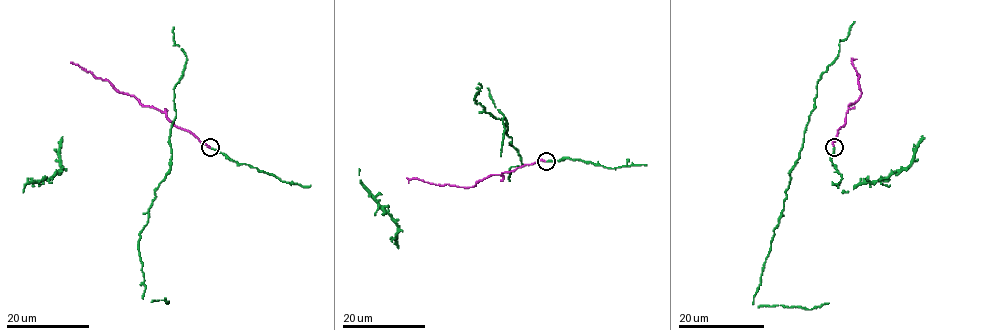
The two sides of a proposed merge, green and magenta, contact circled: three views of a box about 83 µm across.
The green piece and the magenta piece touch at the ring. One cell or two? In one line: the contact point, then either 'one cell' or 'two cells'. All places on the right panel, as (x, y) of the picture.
place (834, 147); one cell

